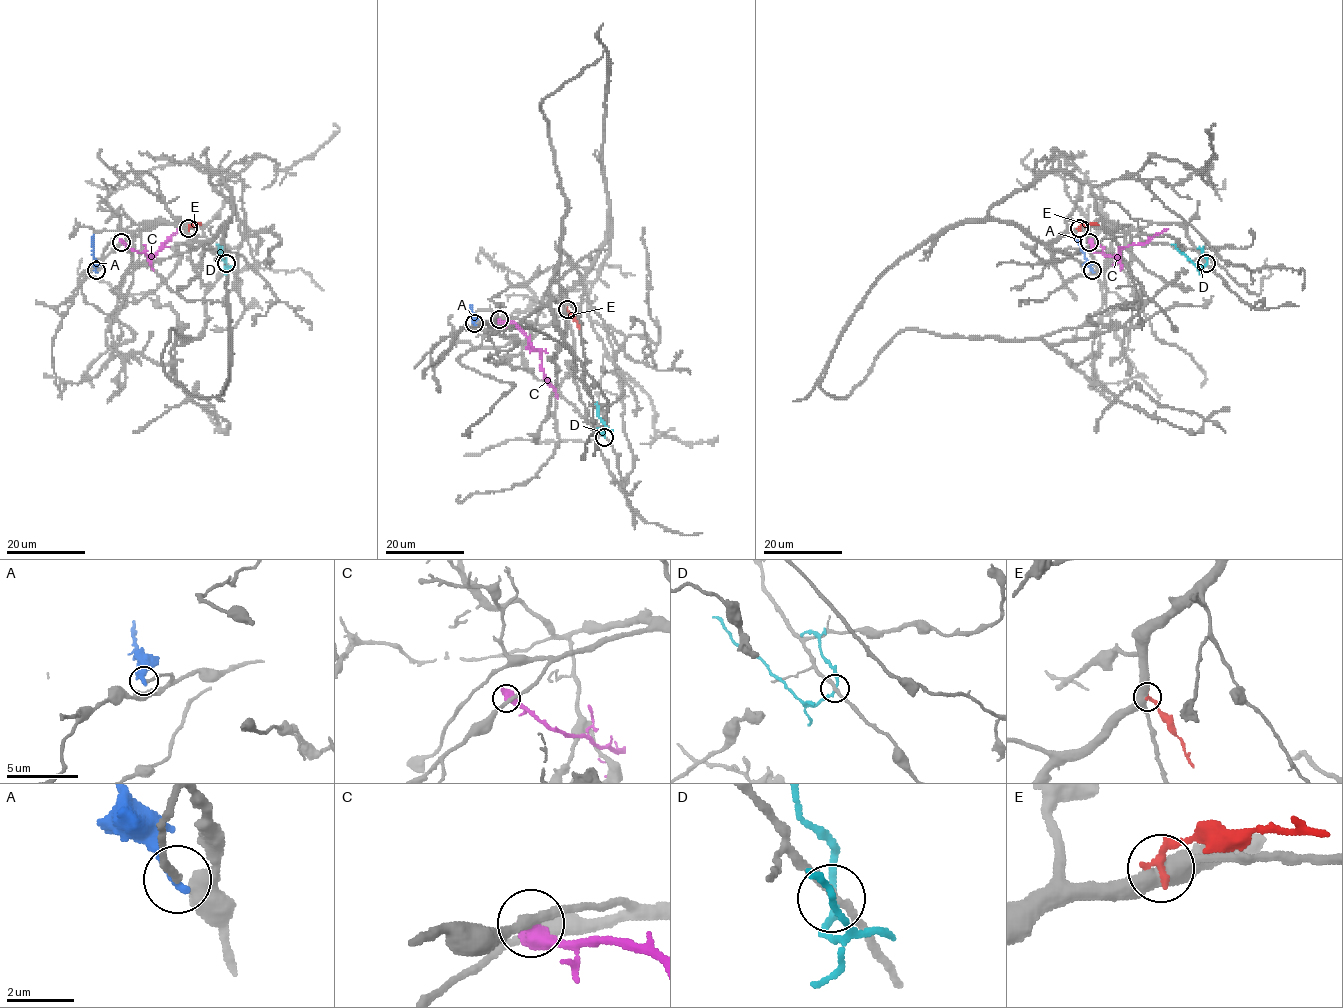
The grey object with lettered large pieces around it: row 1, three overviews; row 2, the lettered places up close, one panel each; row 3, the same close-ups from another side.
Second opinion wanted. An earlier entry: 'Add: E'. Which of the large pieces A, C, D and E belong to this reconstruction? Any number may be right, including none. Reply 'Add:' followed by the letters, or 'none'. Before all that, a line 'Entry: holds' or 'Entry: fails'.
Entry: fails
Add: none

